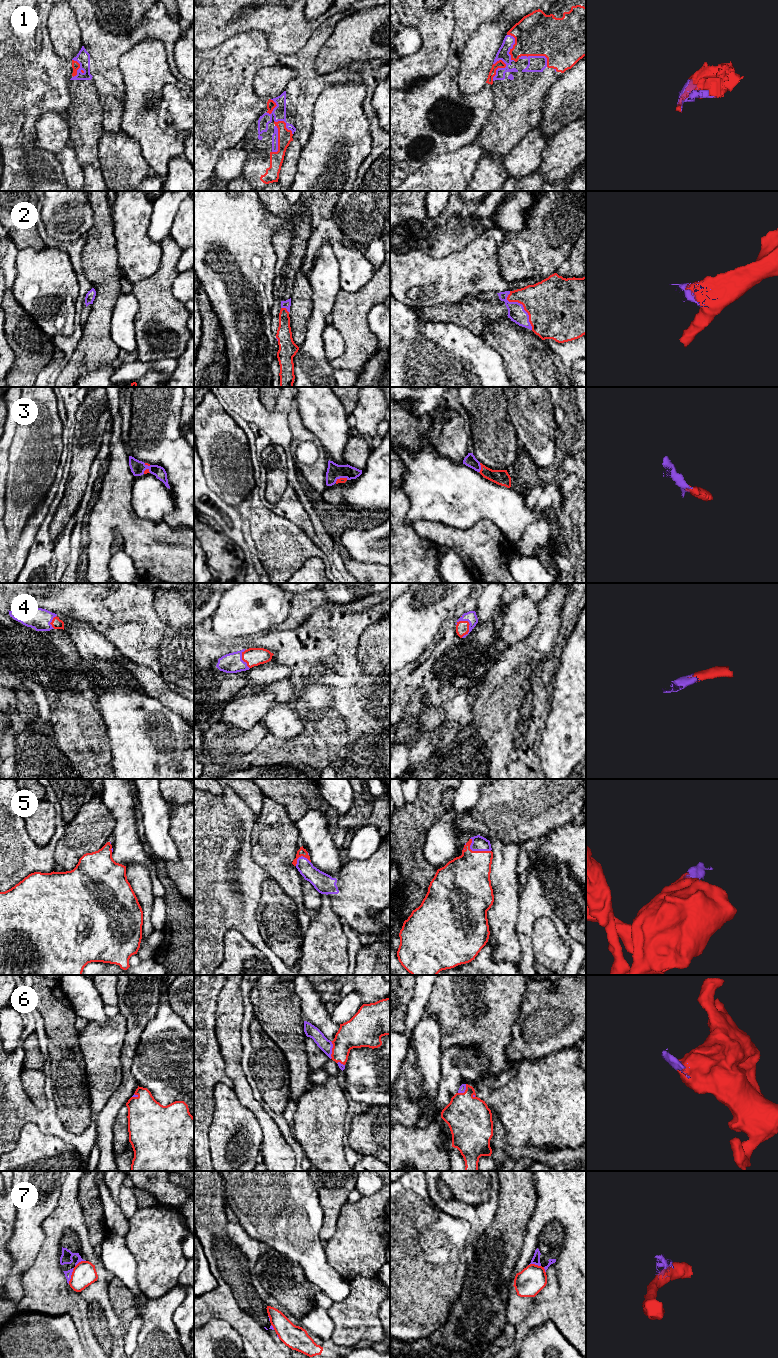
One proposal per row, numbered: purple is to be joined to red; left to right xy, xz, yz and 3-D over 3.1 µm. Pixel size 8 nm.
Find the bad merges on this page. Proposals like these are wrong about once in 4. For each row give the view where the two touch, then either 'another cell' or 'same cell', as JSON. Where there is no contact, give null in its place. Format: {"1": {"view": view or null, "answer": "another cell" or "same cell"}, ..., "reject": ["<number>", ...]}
{"1": {"view": "yz", "answer": "same cell"}, "2": {"view": "yz", "answer": "same cell"}, "3": {"view": "yz", "answer": "same cell"}, "4": {"view": "yz", "answer": "same cell"}, "5": {"view": "yz", "answer": "same cell"}, "6": {"view": "xz", "answer": "same cell"}, "7": {"view": "xy", "answer": "another cell"}, "reject": ["7"]}

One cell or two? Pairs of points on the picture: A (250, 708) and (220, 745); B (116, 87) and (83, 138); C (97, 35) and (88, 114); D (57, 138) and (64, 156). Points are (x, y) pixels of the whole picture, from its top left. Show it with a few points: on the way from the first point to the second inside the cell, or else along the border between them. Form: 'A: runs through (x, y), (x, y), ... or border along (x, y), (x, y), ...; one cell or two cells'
A: border along (220, 720), (241, 729), (250, 729), (259, 724); two cells
B: runs through (101, 92), (86, 107), (85, 123); one cell
C: runs through (104, 55), (104, 77), (88, 94); one cell
D: border along (70, 144), (55, 154); two cells

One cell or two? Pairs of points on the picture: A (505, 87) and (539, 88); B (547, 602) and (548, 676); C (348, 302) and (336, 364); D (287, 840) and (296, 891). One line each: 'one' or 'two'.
A: one
B: two
C: one
D: one

